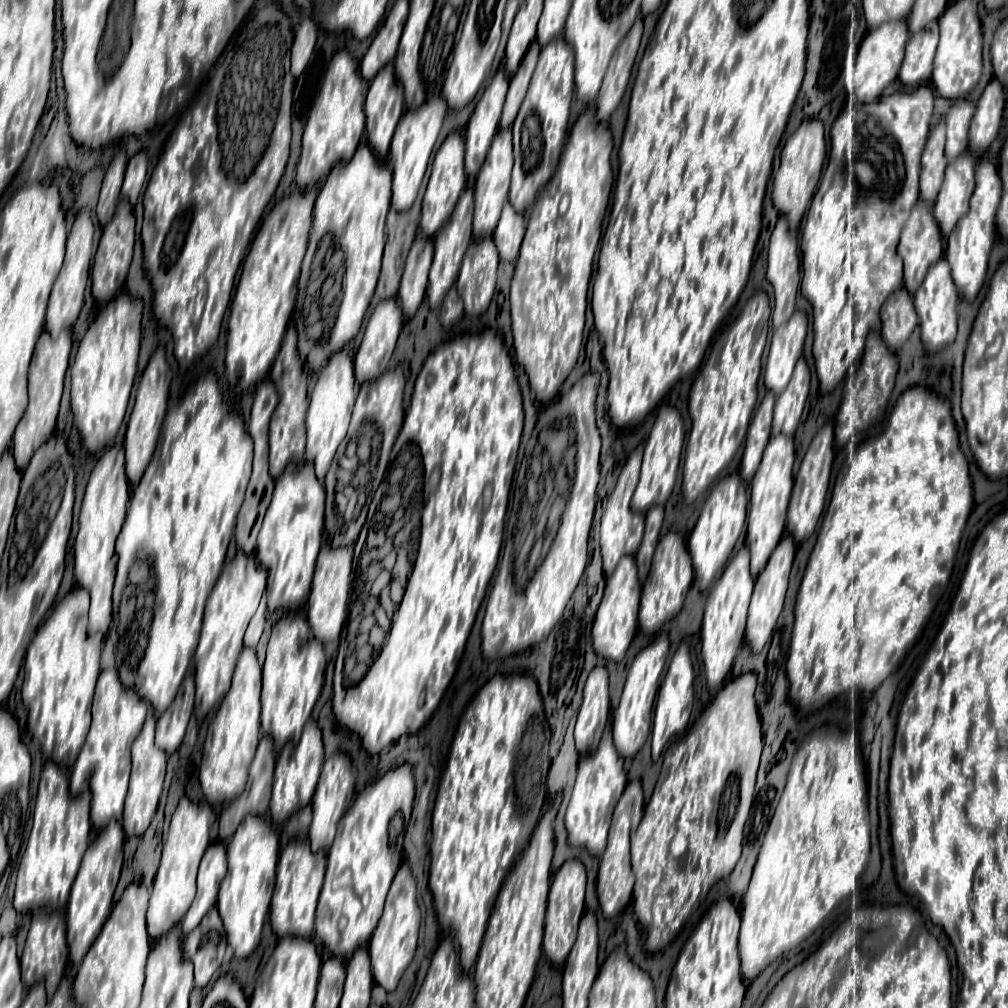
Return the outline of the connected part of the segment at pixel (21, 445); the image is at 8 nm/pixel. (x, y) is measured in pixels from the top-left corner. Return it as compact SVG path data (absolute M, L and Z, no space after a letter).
M46 329L38 337L38 345L34 349L34 357L32 357L30 373L28 373L28 407L26 407L26 413L22 415L22 421L18 421L18 425L16 425L14 441L12 441L12 455L14 455L18 469L26 467L32 453L52 433L52 429L56 425L56 415L58 415L62 387L64 387L64 373L66 373L68 357L70 357L70 347L72 347L72 339L70 339L68 329L62 329L62 333L56 339L50 337L50 333Z

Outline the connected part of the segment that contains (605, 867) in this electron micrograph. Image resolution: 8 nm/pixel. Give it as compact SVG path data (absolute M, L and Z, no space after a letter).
M630 781L614 809L614 817L612 817L610 831L608 831L608 845L600 859L600 869L598 869L598 879L596 879L596 893L598 893L602 915L606 919L612 919L630 903L632 885L634 885L634 875L630 869L630 835L636 831L642 819L642 811L644 811L642 785L640 781Z

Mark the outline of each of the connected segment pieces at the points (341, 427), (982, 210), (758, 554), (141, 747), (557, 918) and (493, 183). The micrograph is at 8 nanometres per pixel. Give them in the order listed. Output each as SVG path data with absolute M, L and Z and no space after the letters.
M342 349L342 353L334 353L326 365L318 371L316 385L310 395L310 405L306 413L306 431L308 431L308 441L306 441L306 459L312 461L316 477L324 481L324 475L328 471L328 465L340 445L340 441L346 435L352 407L356 401L356 377L354 377L354 365L352 365L352 355L348 349Z
M988 159L978 161L974 175L976 175L976 189L970 197L970 209L962 219L958 219L958 225L952 229L952 233L948 237L948 245L946 245L946 257L948 257L950 267L952 267L954 283L966 299L974 299L976 293L980 291L982 283L984 283L986 267L988 267L988 255L990 255L992 243L996 239L994 217L996 217L996 207L998 207L1000 193L1002 193L998 169Z
M772 435L762 461L758 465L758 471L754 479L750 481L750 509L748 509L748 533L746 533L746 543L750 547L750 569L752 575L756 577L758 571L766 565L770 553L778 545L784 527L786 527L786 509L790 501L790 491L792 491L792 465L794 465L794 441L790 435Z
M150 711L146 715L146 721L142 725L140 735L136 737L132 745L132 773L130 773L130 789L126 793L126 805L124 805L124 833L126 837L140 837L146 827L150 825L150 819L154 817L154 811L160 801L162 783L166 775L166 753L154 745L154 729L156 729L156 715Z
M568 859L564 865L554 873L548 909L546 909L546 923L544 923L544 953L554 965L562 965L576 941L578 921L584 911L584 887L586 887L586 871L578 859Z
M498 129L498 137L494 137L494 145L490 145L490 153L486 155L486 161L482 163L482 169L478 171L478 177L474 181L474 237L492 235L496 221L500 217L500 209L508 197L510 187L510 169L512 169L512 133L510 129Z

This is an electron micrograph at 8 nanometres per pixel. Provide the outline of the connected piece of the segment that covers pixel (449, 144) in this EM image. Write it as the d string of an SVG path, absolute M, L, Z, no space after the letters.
M452 131L448 133L448 137L444 139L444 143L440 145L434 161L432 161L432 171L430 171L430 179L424 191L424 199L422 199L422 221L420 221L420 231L428 237L432 237L436 231L442 229L442 225L446 223L446 219L450 217L458 195L462 193L464 185L468 181L468 175L464 171L464 137L460 131Z

